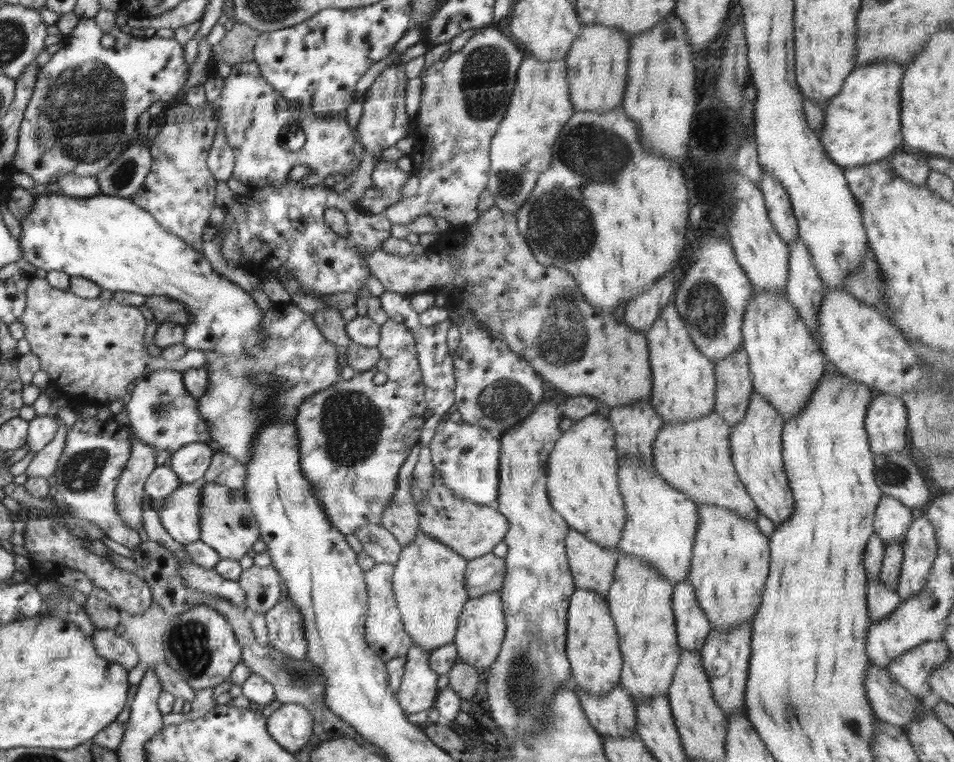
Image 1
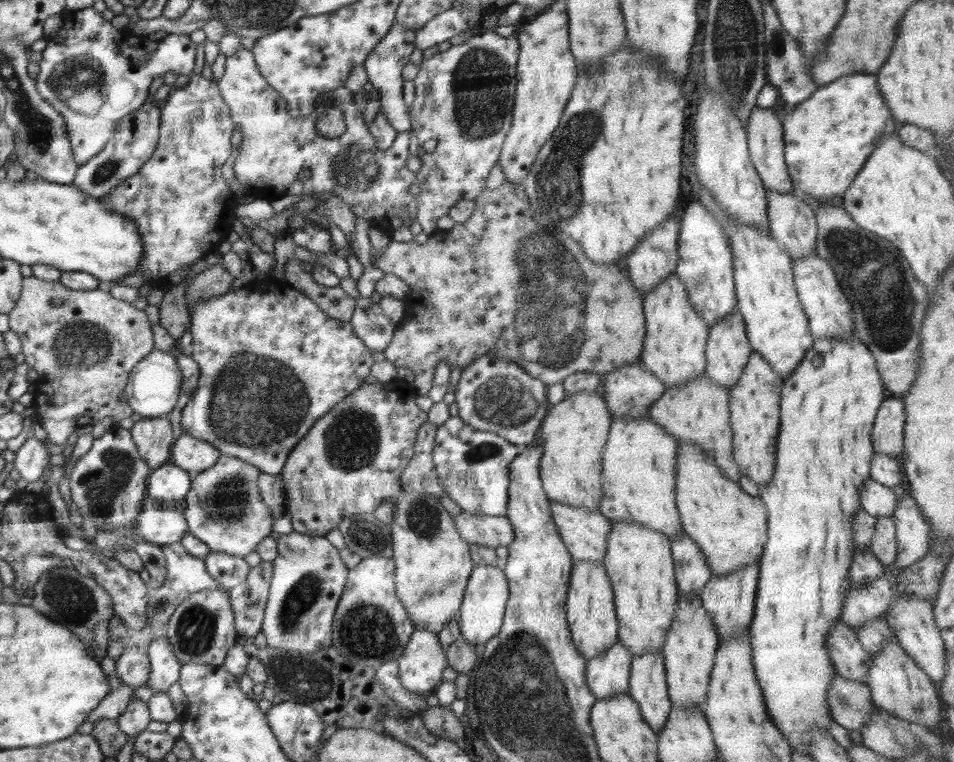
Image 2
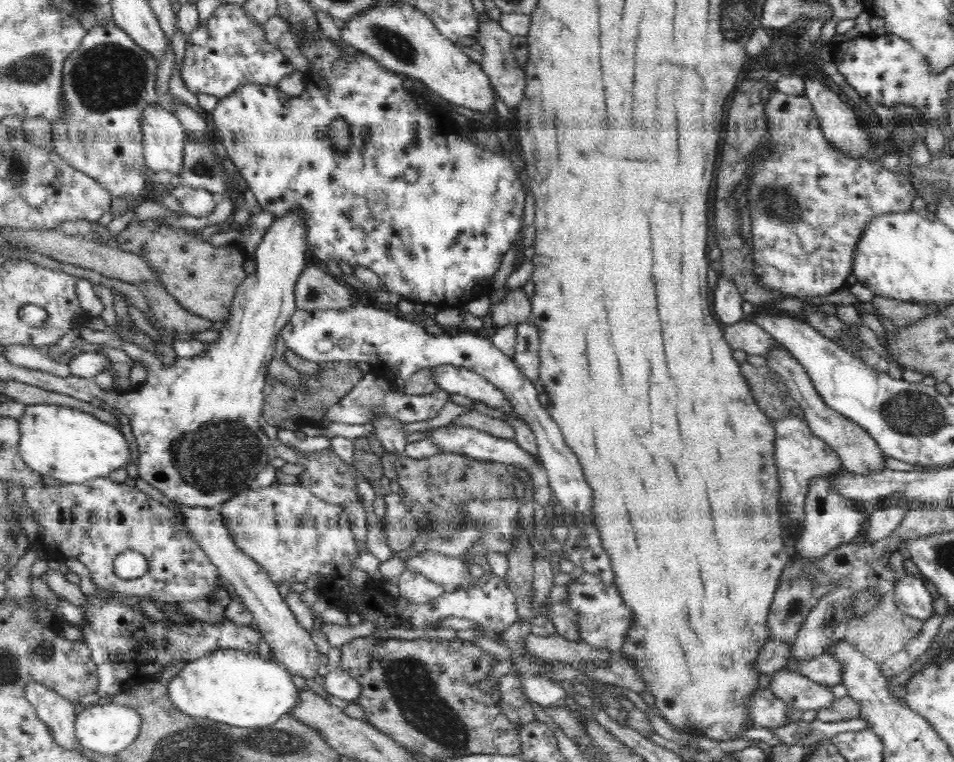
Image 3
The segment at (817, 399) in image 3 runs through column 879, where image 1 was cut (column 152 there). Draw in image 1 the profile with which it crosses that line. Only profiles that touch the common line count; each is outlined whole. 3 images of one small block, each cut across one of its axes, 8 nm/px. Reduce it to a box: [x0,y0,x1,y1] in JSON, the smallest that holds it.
[116,431,157,529]

